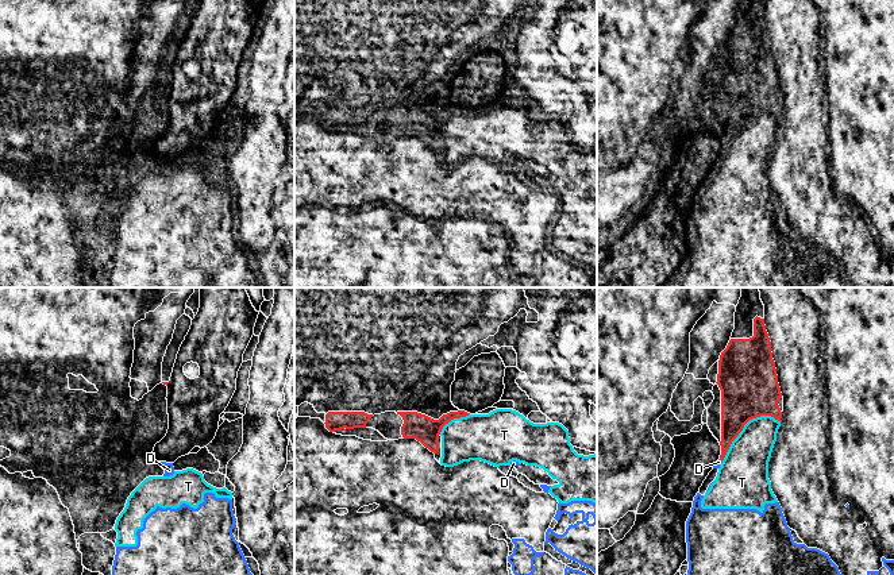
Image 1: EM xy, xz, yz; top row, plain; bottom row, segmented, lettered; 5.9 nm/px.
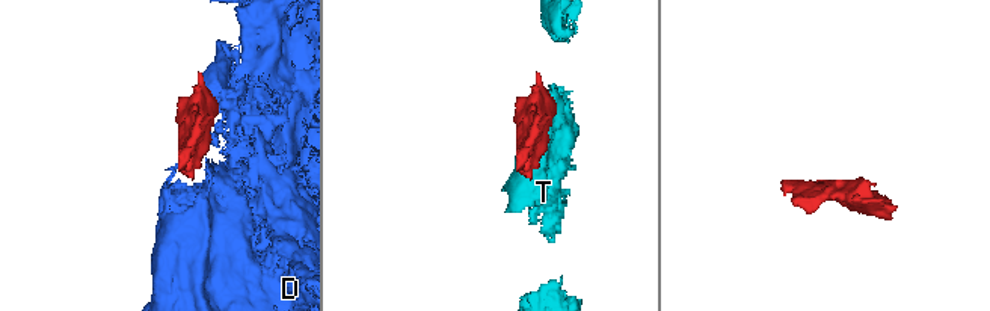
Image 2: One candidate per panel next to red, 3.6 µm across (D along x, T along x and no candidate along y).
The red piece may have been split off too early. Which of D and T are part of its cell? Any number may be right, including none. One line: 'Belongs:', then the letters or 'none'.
Belongs: none

